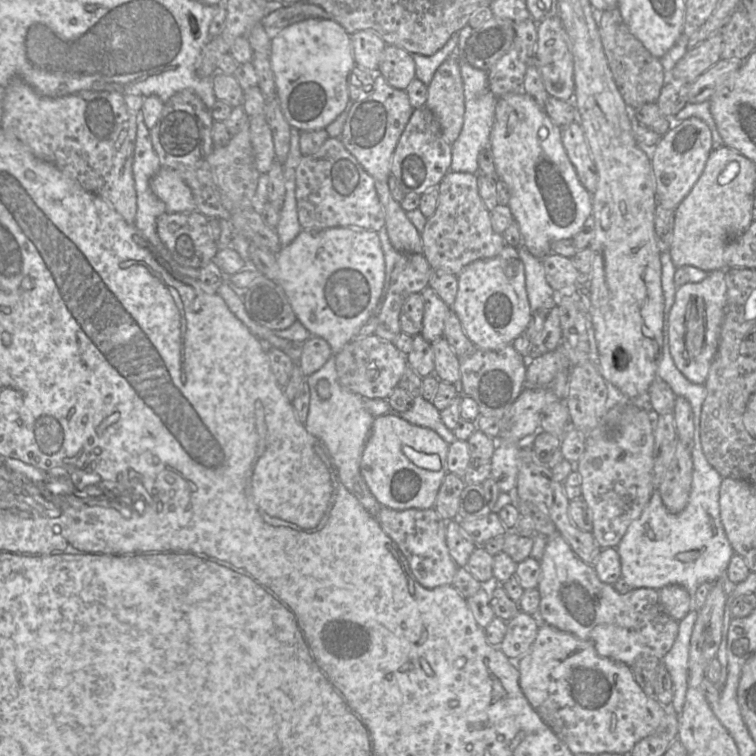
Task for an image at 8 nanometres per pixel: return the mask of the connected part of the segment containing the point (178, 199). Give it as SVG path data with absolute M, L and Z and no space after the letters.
M161 167L150 181L150 189L166 205L166 213L196 211L196 204L191 189L170 168Z

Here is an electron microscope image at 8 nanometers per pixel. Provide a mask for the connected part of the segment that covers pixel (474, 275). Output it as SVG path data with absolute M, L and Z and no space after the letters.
M505 245L500 254L466 265L458 275L458 291L451 310L477 349L499 350L523 334L531 319L524 264L516 248Z

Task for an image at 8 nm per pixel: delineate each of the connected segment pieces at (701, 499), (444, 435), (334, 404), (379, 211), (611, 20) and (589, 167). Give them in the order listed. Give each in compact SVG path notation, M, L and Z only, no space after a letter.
M669 251L660 254L661 287L664 296L663 345L657 367L657 377L665 381L676 397L688 400L693 412L694 434L691 448L692 483L686 507L677 514L670 513L664 506L658 489L641 515L628 526L616 549L621 562L621 577L632 588L660 588L677 584L684 587L691 597L691 609L697 588L704 582L714 583L725 578L734 550L725 534L720 519L719 492L723 477L707 461L700 441L700 415L706 397L704 384L690 382L675 366L669 350L668 316L673 305L676 286L673 264Z
M421 395L414 398L412 407L404 412L396 412L391 410L392 415L398 416L407 422L430 428L435 431L445 442L451 444L456 437L450 429L448 429L440 418L440 411L428 400Z
M334 354L322 368L306 377L305 381L310 388L308 417L303 423L306 430L325 445L346 489L375 516L382 505L375 499L360 472L362 453L375 417L365 408L362 396L346 389L340 383Z
M328 137L315 153L302 155L296 171L295 197L302 229L359 226L378 232L385 227L384 210L373 178L346 150L340 138Z
M619 8L597 13L597 27L602 47L615 84L630 110L646 103L656 103L664 86L664 70L660 59L654 57L644 45L631 34L624 23Z
M576 120L560 128L563 146L581 184L590 194L594 194L598 174L581 125Z

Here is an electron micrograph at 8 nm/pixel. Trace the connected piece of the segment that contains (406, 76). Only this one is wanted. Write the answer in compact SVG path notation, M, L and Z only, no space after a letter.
M386 45L378 66L378 73L393 88L406 90L416 77L412 55L401 47Z

